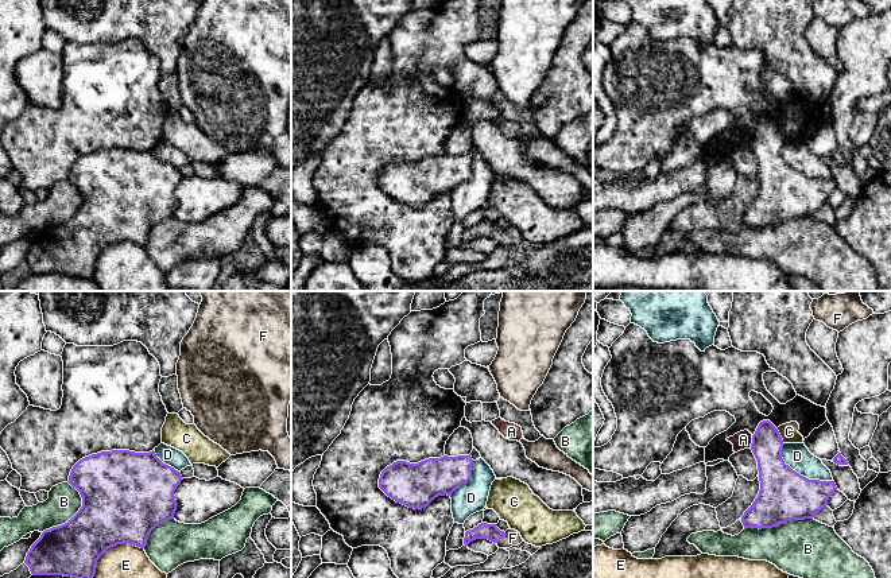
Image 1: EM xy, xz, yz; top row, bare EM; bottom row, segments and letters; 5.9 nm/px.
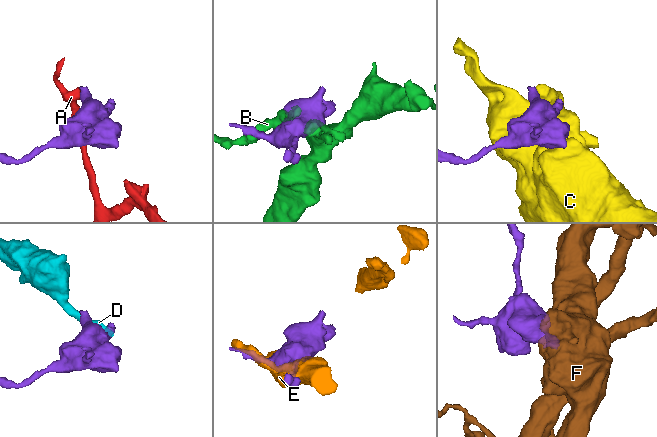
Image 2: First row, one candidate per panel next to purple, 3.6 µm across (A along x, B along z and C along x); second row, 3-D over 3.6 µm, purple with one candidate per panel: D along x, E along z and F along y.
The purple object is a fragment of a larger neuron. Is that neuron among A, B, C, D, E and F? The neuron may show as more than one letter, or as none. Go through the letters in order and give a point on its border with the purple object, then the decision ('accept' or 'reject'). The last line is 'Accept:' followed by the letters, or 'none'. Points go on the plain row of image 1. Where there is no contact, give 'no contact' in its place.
A: meets purple in yz at (752, 139); reject
B: meets purple in yz at (778, 222); reject
C: meets purple in yz at (781, 135); reject
D: meets purple in yz at (798, 171); reject
E: meets purple in xy at (111, 244); reject
F: meets purple in xz at (500, 236); accept
Accept: F

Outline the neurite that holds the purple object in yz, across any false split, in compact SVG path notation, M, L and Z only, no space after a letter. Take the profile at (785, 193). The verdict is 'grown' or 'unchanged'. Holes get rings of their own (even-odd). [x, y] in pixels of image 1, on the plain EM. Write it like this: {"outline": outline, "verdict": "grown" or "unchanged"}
{"outline": "M770 119L759 121L751 148L758 159L760 189L741 214L744 226L772 226L793 218L813 217L837 189L834 179L809 178L786 163L783 143Z", "verdict": "unchanged"}

